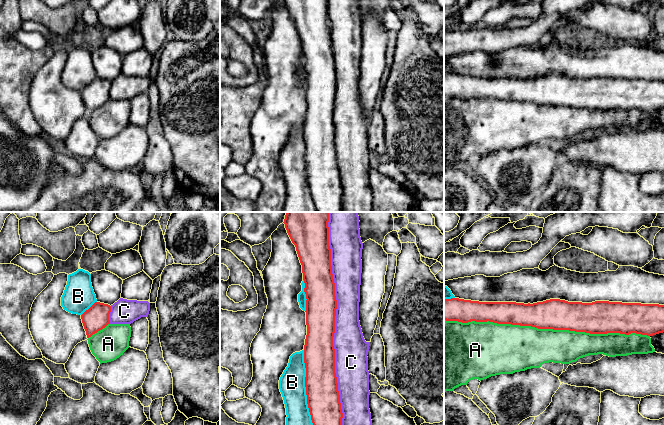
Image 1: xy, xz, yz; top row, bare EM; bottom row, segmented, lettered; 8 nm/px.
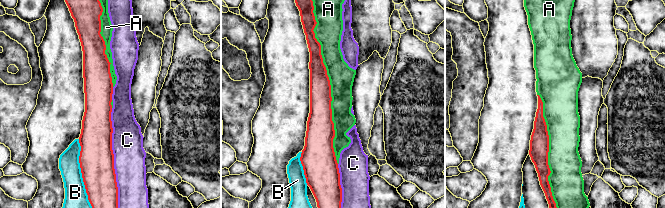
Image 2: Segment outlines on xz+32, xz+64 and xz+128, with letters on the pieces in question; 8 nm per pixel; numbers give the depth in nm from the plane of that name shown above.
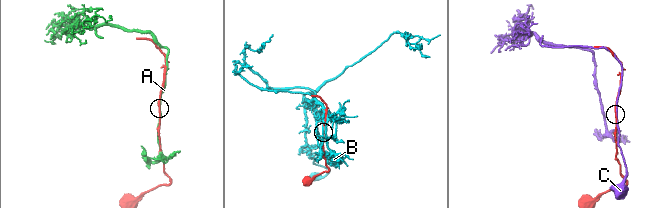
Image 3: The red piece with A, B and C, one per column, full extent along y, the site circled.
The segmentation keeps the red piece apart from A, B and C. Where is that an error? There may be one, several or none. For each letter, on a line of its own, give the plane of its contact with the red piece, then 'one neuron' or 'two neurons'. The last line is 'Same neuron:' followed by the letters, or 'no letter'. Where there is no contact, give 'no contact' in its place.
A: contact in yz; two neurons
B: contact in xz; two neurons
C: contact in xz; two neurons
Same neuron: no letter

